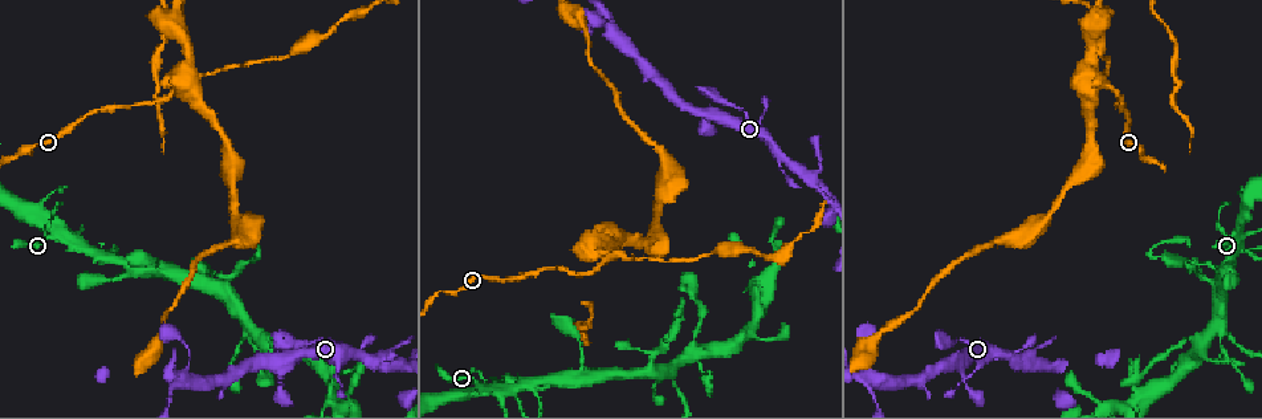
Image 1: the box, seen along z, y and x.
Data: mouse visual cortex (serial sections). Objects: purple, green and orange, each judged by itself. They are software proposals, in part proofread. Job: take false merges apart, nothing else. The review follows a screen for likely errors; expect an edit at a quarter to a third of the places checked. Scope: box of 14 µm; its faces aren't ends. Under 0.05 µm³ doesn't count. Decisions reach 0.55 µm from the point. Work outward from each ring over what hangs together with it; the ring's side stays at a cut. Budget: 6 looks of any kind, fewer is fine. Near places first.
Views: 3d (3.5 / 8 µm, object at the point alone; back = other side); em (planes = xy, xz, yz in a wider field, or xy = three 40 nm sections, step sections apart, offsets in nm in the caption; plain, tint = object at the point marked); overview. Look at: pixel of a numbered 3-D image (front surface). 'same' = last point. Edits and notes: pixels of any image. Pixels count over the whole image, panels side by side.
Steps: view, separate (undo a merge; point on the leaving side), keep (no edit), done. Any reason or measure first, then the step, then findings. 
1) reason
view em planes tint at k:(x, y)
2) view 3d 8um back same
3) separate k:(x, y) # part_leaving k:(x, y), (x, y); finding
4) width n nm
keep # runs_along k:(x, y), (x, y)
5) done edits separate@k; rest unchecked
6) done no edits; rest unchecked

three arms meet
view 3d 3.5um at 1:(527, 384)

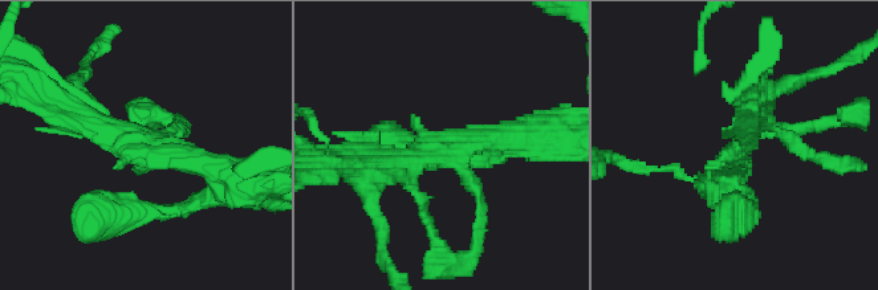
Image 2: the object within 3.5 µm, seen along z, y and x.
need the tissue
view em xy step 3 tint at 2:(739, 148)

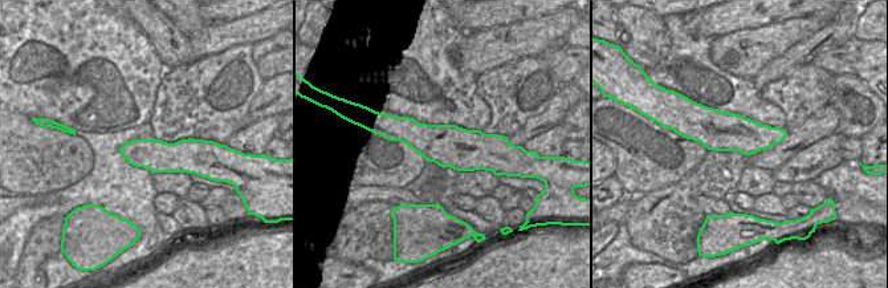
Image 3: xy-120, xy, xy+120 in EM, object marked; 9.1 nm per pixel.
another direction
view em xy step 2 tint same

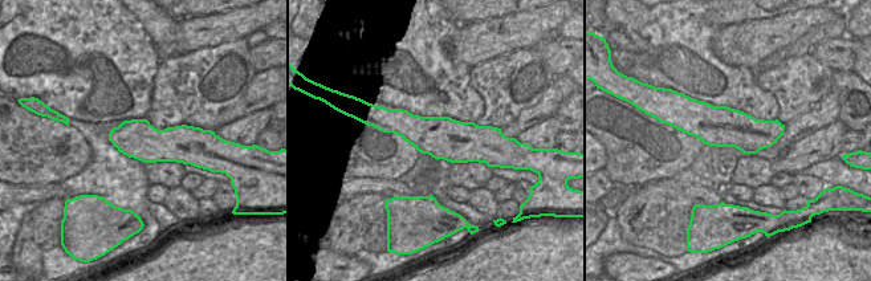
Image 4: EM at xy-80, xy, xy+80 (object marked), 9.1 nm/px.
keep # runs_along 4:(381, 126), (493, 131); one cell here

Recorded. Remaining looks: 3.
three-way junction
view em xy step 3 tint at 1:(661, 352)

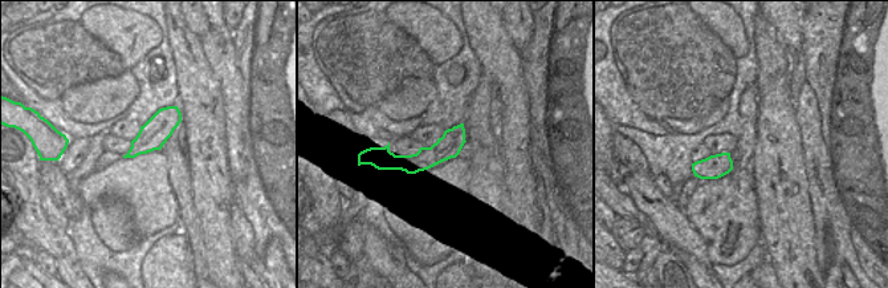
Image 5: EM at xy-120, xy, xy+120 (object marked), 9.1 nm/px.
see where the arms go
view 3d 3.5um same

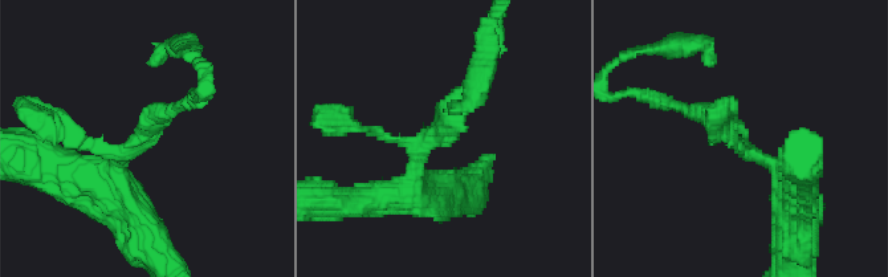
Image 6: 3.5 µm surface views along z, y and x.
arm_widths 100, 200, 300 nm
keep # continuous, no second cell

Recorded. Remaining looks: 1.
done no edits; rest unchecked

